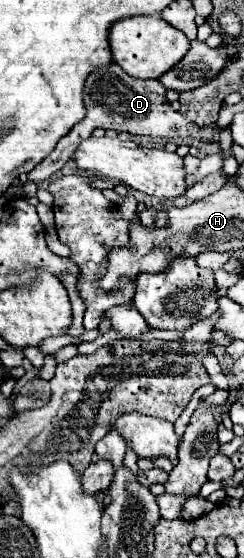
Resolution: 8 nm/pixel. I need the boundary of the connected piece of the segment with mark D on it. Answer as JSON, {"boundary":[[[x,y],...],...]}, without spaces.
{"boundary":[[[109,64],[105,68],[95,70],[85,84],[85,106],[87,106],[87,116],[81,120],[63,140],[55,146],[55,150],[49,154],[47,160],[37,164],[27,178],[31,182],[45,182],[49,180],[57,170],[65,166],[65,162],[73,156],[77,150],[77,144],[81,140],[89,138],[89,134],[95,128],[111,128],[117,132],[129,132],[129,134],[143,134],[143,136],[153,136],[153,138],[195,138],[201,142],[213,142],[213,132],[219,124],[213,126],[197,126],[191,120],[187,120],[181,112],[173,110],[167,96],[165,96],[165,86],[159,80],[139,80],[123,72],[119,64]]]}

